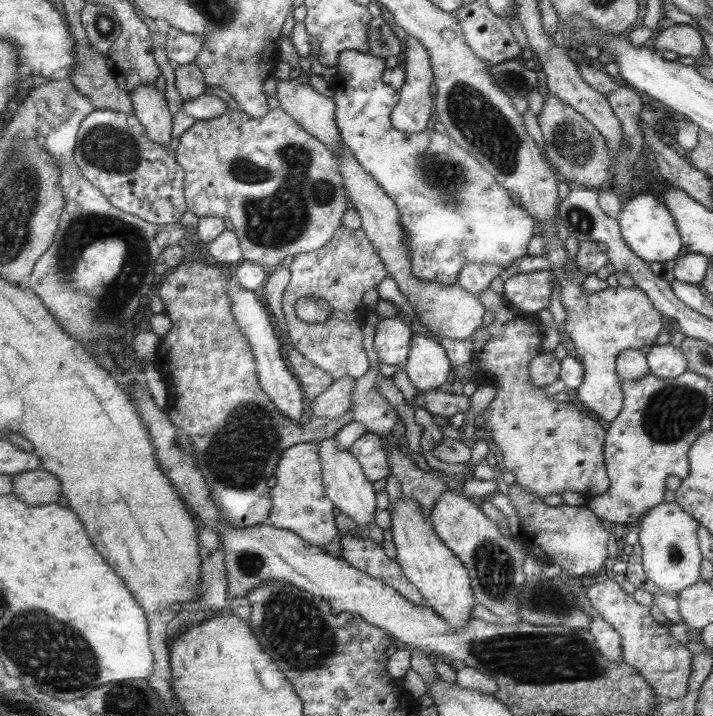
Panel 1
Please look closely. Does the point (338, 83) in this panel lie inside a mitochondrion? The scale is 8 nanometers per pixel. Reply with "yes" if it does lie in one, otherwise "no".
no

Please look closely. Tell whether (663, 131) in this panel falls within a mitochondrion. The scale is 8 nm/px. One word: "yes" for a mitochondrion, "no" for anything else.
no

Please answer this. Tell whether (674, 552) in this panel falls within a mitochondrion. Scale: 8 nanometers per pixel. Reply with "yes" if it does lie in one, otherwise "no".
yes

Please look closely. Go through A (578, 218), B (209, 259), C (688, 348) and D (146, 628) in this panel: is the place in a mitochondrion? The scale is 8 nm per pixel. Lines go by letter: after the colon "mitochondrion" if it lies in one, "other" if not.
A: mitochondrion
B: other
C: other
D: other

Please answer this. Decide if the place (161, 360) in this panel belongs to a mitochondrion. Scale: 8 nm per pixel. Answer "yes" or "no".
no

